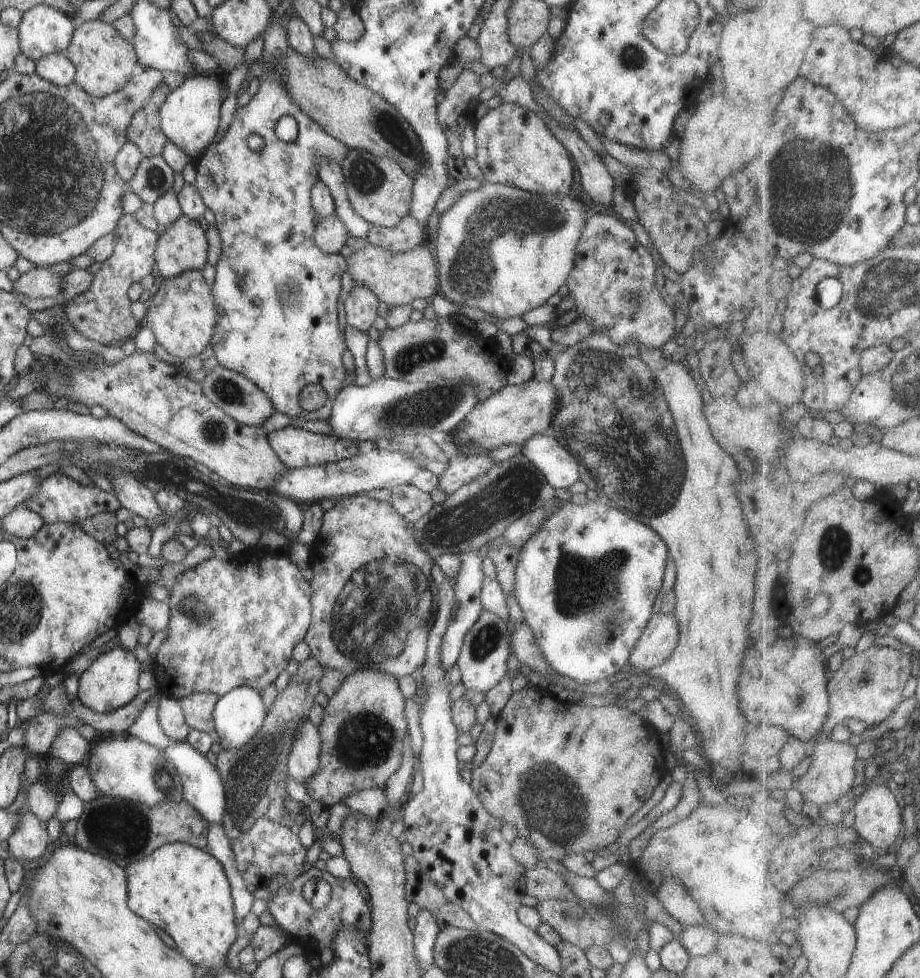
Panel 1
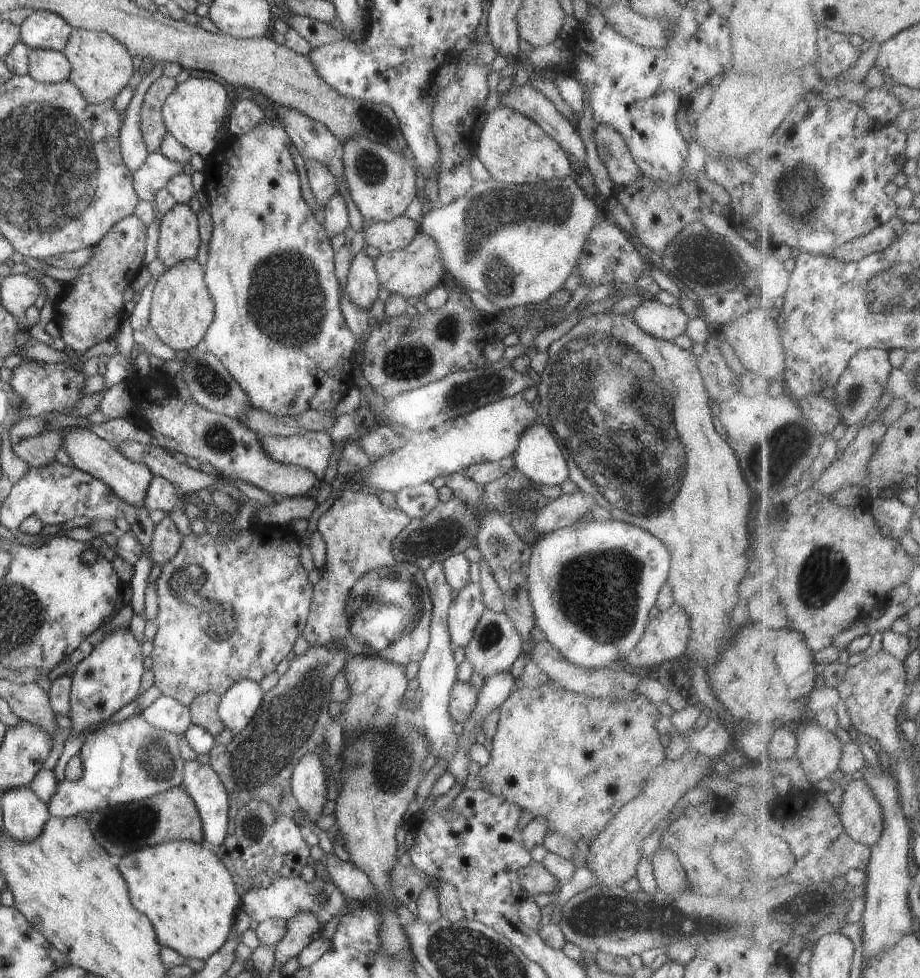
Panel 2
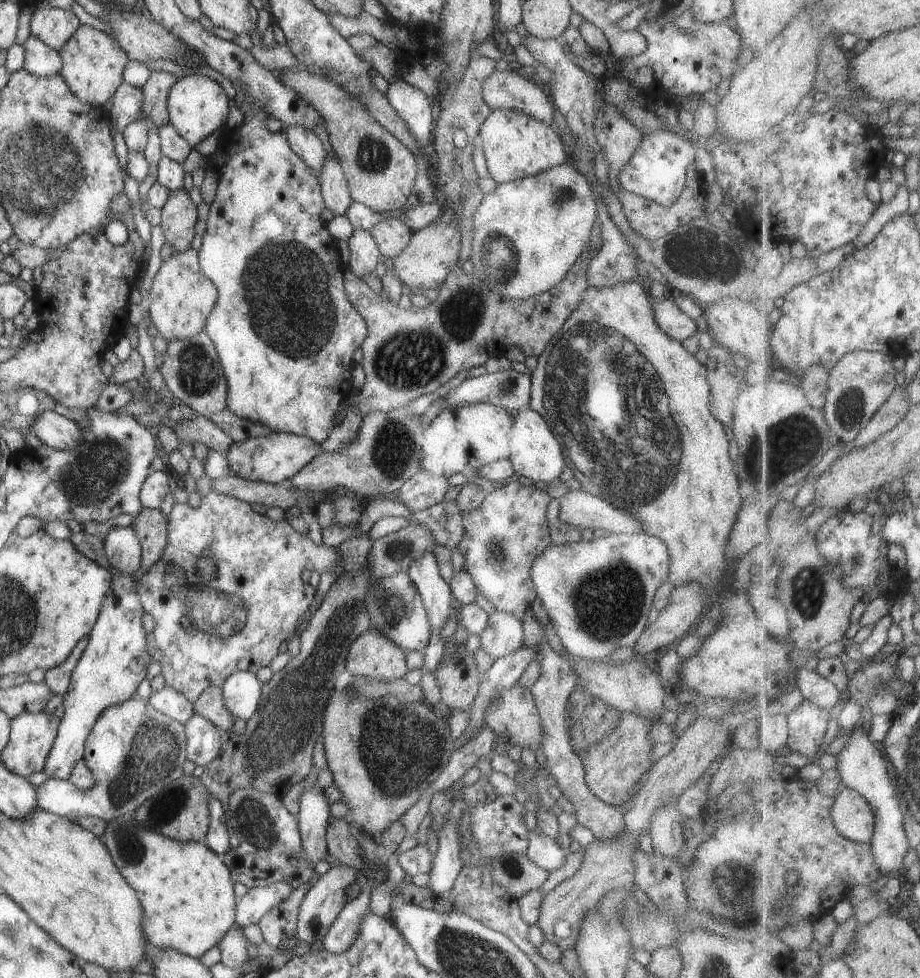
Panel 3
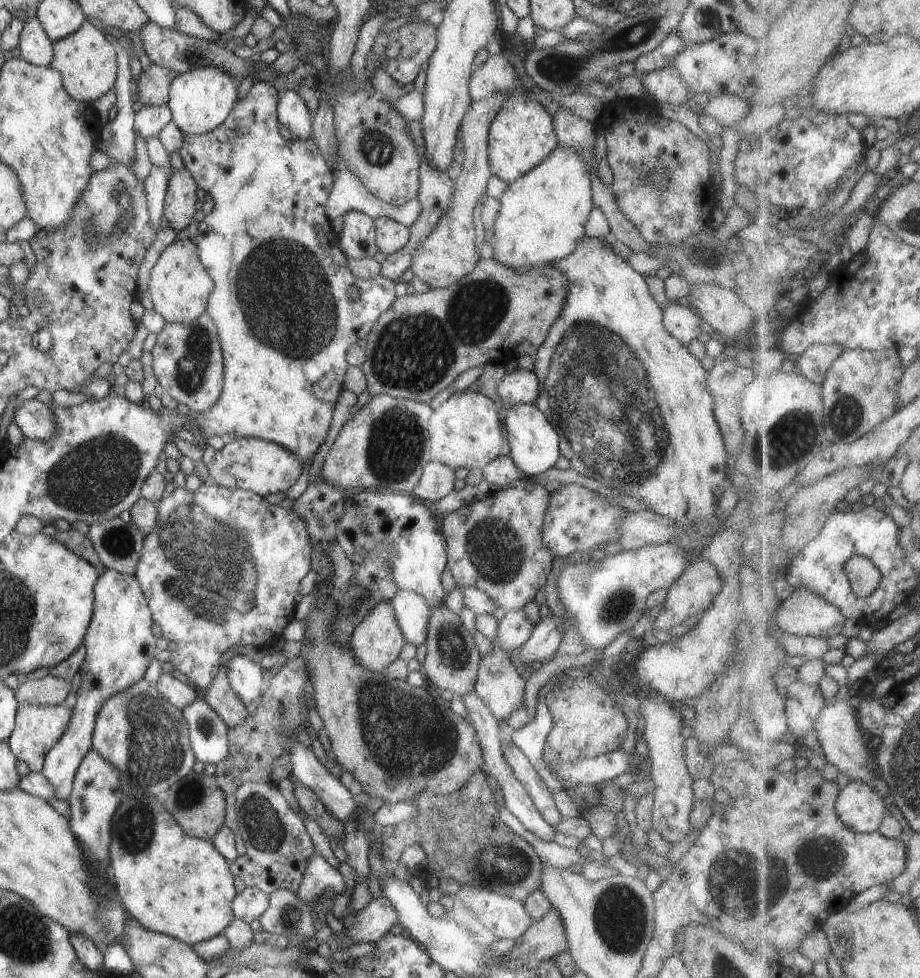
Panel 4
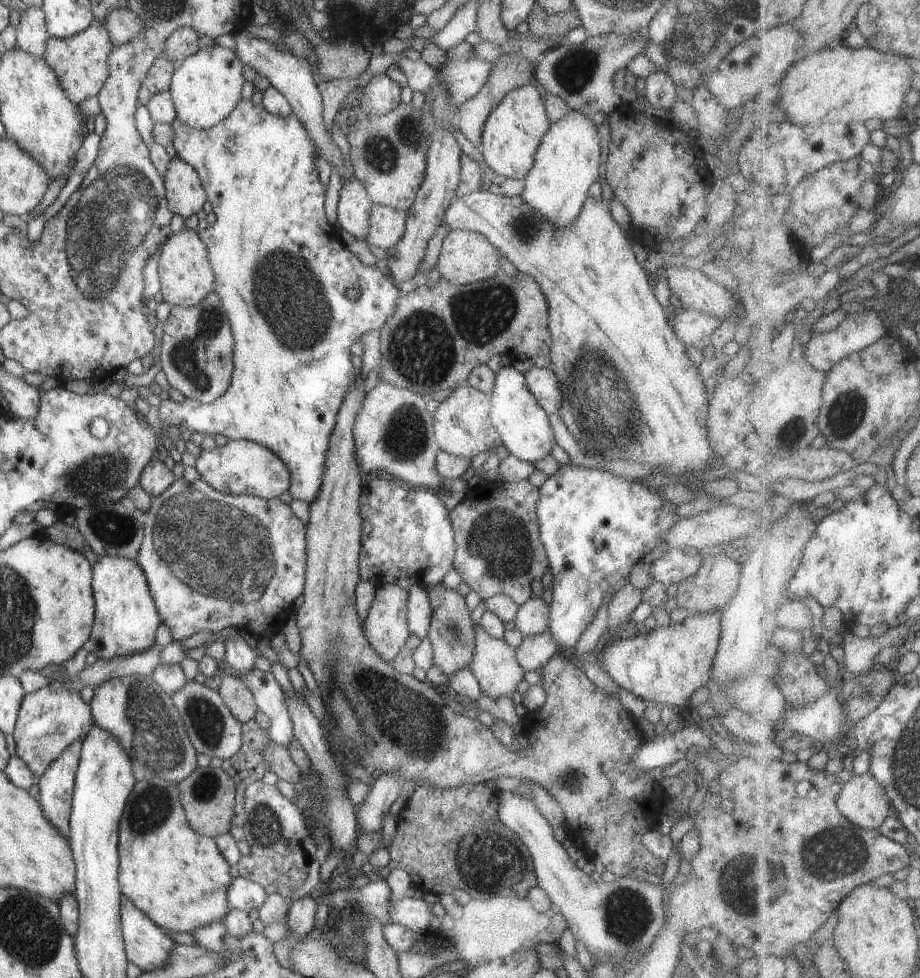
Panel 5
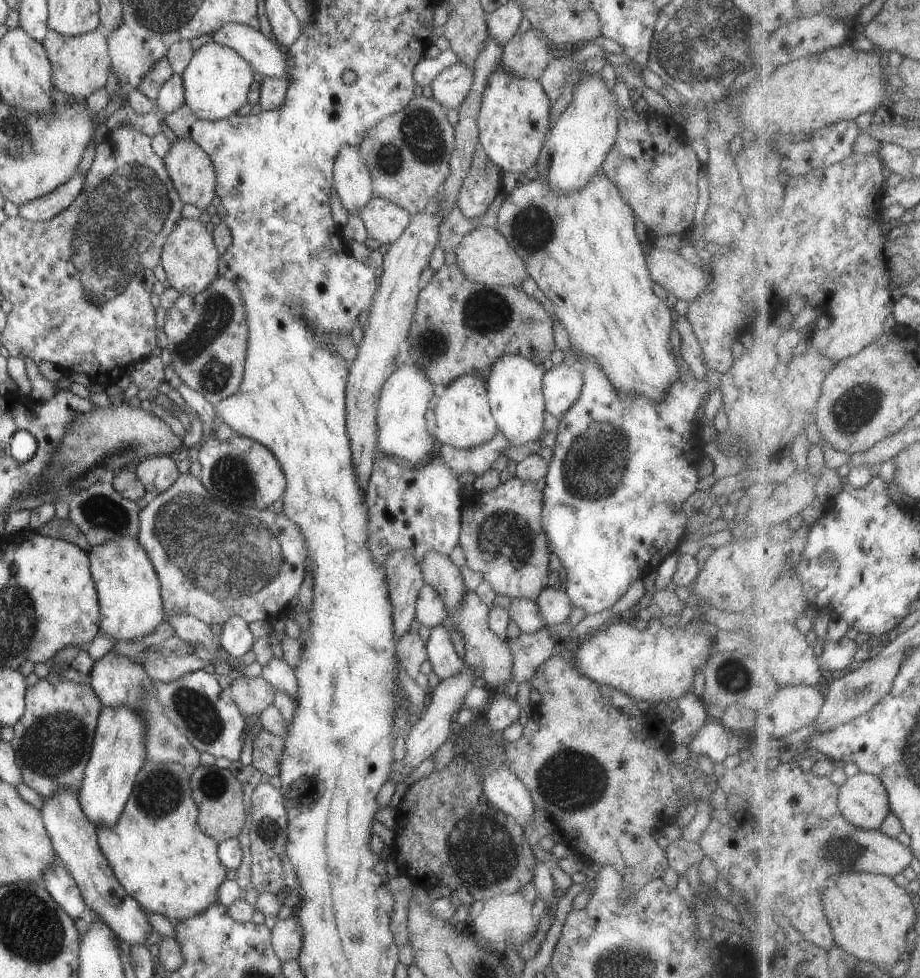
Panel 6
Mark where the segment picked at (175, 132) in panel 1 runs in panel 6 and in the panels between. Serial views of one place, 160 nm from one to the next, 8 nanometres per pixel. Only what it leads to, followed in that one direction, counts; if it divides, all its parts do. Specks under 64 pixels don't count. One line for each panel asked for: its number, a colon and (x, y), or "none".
2: (192, 112)
3: (197, 105)
4: (199, 100)
5: (204, 87)
6: (215, 81)

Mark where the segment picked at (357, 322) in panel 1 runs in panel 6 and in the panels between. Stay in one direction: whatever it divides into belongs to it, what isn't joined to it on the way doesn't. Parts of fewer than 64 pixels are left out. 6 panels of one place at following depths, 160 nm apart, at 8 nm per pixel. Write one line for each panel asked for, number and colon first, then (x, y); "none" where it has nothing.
2: (361, 285)
3: (363, 252)
4: (356, 240)
5: (353, 207)
6: (353, 183)

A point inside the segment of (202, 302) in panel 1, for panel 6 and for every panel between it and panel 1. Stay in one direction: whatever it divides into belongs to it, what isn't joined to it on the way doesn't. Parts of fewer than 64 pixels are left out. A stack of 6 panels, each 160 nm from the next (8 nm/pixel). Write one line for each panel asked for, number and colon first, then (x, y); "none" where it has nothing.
2: (181, 308)
3: (180, 296)
4: (179, 286)
5: (186, 276)
6: (189, 258)

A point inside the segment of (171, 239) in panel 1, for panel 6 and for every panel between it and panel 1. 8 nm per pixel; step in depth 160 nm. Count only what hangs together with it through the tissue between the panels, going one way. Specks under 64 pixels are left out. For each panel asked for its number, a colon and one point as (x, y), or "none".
2: (177, 241)
3: (177, 216)
4: (178, 205)
5: (184, 194)
6: (188, 167)

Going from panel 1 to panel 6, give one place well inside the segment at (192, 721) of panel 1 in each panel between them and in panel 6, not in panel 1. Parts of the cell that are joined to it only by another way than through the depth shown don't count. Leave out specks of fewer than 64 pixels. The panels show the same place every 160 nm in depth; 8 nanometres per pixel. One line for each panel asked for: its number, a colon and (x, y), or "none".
2: (203, 708)
3: (209, 704)
4: (218, 695)
5: (237, 697)
6: (251, 695)

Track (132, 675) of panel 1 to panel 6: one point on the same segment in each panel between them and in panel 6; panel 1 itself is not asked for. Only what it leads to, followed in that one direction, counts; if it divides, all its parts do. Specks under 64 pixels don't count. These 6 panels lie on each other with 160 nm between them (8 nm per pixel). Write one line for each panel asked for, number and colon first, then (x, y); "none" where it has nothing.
2: (108, 677)
3: (113, 663)
4: (119, 646)
5: (125, 620)
6: (128, 591)

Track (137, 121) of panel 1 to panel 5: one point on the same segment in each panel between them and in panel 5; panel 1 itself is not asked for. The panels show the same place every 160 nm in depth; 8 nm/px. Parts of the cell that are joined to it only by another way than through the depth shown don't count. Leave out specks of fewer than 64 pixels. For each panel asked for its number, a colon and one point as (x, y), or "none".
2: (153, 129)
3: (155, 90)
4: (153, 84)
5: (157, 78)

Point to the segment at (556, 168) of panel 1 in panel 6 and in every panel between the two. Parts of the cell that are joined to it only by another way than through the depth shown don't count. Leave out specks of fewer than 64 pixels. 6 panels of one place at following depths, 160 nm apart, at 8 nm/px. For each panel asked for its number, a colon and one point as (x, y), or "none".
2: (514, 150)
3: (515, 145)
4: (521, 134)
5: (510, 135)
6: (513, 120)

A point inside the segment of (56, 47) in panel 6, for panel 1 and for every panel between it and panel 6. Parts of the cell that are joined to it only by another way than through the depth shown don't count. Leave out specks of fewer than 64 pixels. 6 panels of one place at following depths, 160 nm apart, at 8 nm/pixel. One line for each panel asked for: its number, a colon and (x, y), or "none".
1: (104, 61)
2: (100, 66)
3: (92, 63)
4: (85, 59)
5: (80, 61)

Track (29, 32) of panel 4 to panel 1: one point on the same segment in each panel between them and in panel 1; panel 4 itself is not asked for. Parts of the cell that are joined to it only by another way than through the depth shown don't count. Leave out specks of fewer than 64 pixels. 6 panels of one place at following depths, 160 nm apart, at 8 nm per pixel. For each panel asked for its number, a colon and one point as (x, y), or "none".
1: (55, 68)
2: (45, 66)
3: (41, 60)

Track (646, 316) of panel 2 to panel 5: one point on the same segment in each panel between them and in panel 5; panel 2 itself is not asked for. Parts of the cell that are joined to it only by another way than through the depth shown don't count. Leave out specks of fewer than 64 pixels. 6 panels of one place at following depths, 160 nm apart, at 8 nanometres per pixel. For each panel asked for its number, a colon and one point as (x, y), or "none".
3: (670, 319)
4: (679, 320)
5: (693, 328)

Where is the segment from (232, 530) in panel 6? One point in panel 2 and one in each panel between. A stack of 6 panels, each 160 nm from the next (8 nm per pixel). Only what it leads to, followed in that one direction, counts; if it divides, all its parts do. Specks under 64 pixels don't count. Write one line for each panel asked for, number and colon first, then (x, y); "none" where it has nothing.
2: (229, 607)
3: (225, 592)
4: (221, 568)
5: (211, 560)

